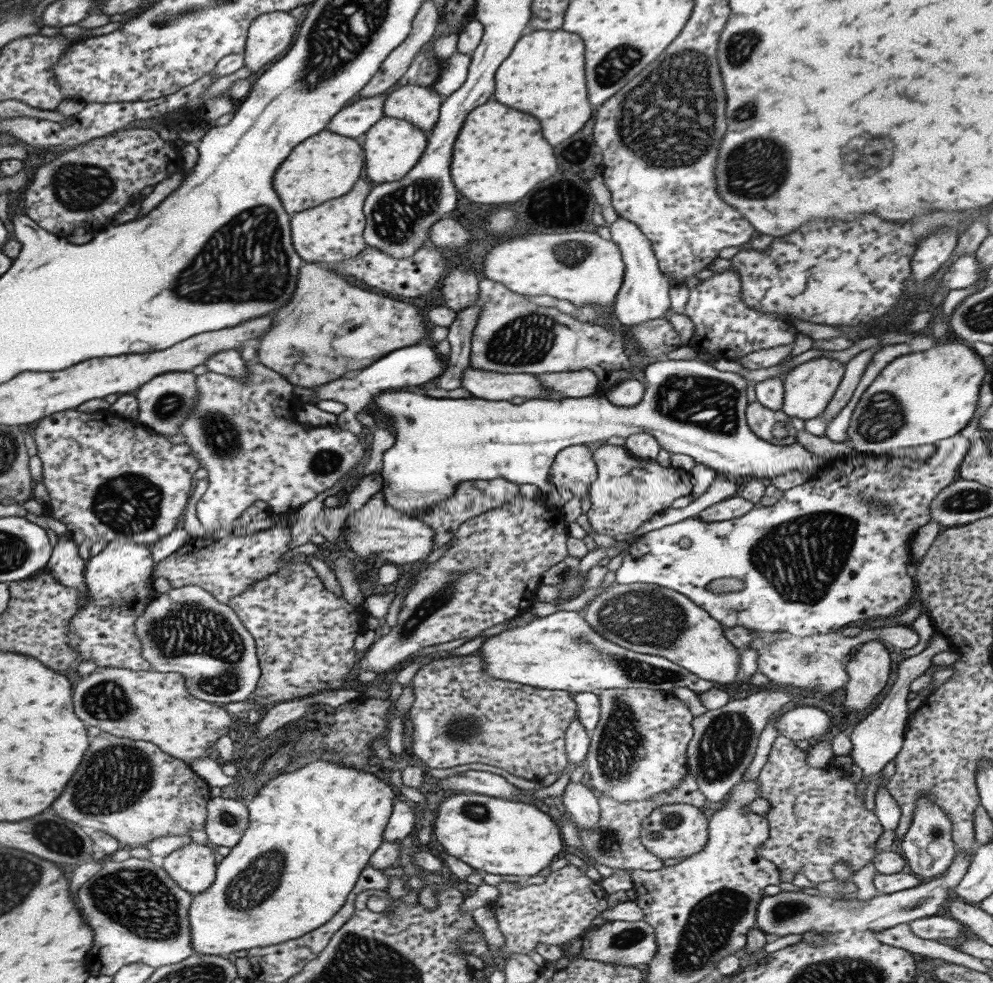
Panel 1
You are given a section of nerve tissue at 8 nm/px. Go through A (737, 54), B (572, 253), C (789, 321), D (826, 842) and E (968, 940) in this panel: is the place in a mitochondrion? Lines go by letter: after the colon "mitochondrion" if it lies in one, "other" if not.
A: mitochondrion
B: mitochondrion
C: other
D: mitochondrion
E: other

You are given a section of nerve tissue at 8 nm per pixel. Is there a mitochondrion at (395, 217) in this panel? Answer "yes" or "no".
yes

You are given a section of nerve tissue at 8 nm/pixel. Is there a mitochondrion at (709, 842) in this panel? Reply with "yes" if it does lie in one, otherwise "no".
no

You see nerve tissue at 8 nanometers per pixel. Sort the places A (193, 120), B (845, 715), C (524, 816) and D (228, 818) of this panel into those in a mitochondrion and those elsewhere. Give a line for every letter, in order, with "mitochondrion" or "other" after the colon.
A: other
B: other
C: other
D: mitochondrion

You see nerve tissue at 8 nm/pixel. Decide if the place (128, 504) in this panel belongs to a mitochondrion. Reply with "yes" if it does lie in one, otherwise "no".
yes

